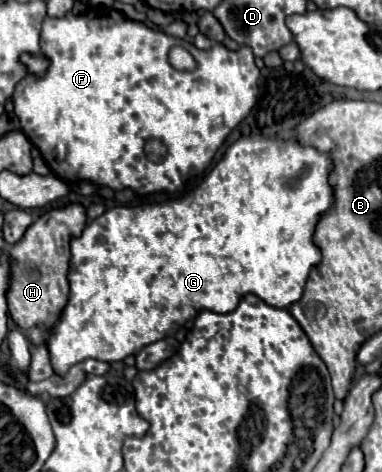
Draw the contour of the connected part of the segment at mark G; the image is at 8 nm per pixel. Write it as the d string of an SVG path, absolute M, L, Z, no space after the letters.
M262 134L256 136L244 136L236 140L224 154L224 158L214 166L214 170L200 182L198 188L190 190L188 194L182 194L180 198L172 198L164 204L154 204L154 206L136 206L136 208L126 208L126 206L116 206L96 220L88 222L82 236L72 240L72 262L70 262L70 272L68 272L68 282L72 278L72 290L68 298L68 306L62 312L60 322L52 330L52 338L48 342L52 366L58 374L64 374L70 366L84 362L88 358L102 360L102 362L118 362L124 360L126 356L138 354L144 346L170 338L178 332L180 326L184 326L190 318L194 318L200 310L212 310L212 312L232 312L240 298L246 294L256 294L264 302L276 308L290 308L296 304L302 294L304 286L310 276L310 268L318 266L322 260L320 248L314 244L314 232L318 220L334 206L334 186L330 184L330 174L334 170L334 160L330 152L320 152L314 146L302 146L298 138L268 138Z

